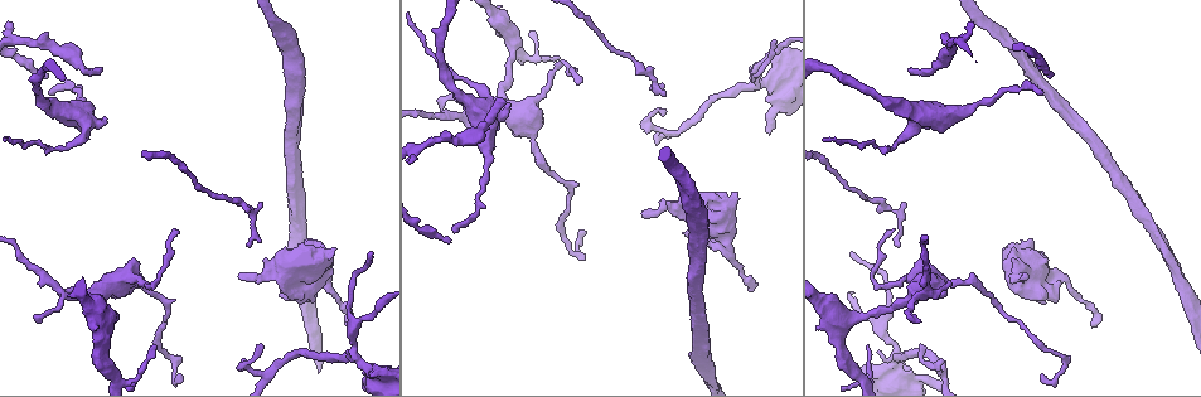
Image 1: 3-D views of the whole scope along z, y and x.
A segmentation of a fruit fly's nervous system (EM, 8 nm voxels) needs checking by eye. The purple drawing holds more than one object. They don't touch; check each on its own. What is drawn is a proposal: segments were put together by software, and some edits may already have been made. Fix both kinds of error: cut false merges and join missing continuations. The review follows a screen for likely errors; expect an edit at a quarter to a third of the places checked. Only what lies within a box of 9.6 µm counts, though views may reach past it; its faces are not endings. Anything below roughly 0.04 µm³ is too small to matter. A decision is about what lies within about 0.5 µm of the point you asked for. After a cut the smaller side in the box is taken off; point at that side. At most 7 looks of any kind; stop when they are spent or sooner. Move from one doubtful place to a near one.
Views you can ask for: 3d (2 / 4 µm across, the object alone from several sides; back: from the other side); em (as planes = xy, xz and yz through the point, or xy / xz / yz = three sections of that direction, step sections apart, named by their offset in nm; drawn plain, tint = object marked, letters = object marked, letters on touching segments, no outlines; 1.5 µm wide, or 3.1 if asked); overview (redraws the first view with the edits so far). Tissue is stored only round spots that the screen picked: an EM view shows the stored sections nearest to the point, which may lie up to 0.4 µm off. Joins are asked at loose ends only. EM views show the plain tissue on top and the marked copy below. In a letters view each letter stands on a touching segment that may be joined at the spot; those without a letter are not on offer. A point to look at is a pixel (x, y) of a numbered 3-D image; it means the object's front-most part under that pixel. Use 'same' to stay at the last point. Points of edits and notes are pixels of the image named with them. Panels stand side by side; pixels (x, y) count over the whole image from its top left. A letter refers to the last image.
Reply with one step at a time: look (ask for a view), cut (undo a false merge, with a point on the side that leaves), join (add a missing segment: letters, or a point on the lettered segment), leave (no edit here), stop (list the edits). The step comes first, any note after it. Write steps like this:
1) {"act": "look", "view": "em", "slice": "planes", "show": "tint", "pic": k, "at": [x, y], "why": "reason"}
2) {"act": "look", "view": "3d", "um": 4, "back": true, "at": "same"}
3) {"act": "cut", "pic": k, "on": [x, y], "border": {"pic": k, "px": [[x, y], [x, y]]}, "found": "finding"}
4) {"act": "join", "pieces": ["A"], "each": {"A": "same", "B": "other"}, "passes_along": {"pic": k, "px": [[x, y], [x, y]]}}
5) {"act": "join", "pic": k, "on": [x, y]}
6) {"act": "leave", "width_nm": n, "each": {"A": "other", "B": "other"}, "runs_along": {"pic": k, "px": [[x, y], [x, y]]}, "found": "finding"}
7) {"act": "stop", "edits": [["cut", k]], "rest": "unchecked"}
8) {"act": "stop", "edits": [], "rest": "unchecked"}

{"act": "look", "view": "em", "slice": "planes", "show": "letters", "pic": 1, "at": [103, 117], "why": "an open end"}

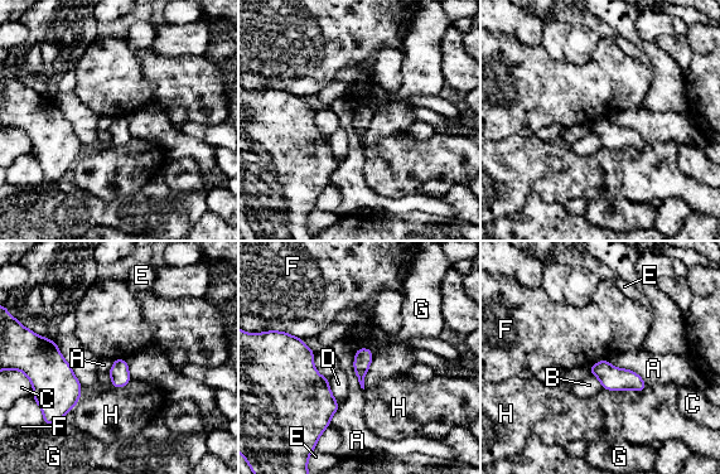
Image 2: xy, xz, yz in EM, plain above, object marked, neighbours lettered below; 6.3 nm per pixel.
{"act": "leave", "each": {"A": "other", "B": "other", "C": "other", "D": "other", "E": "other", "F": "other", "G": "other", "H": "other"}, "border": {"pic": 2, "px": [[278, 330], [284, 330], [301, 338]]}, "found": "no lettered segment goes on from it"}

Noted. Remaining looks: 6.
{"act": "look", "view": "3d", "um": 2, "pic": 1, "at": [311, 301], "why": "free end"}

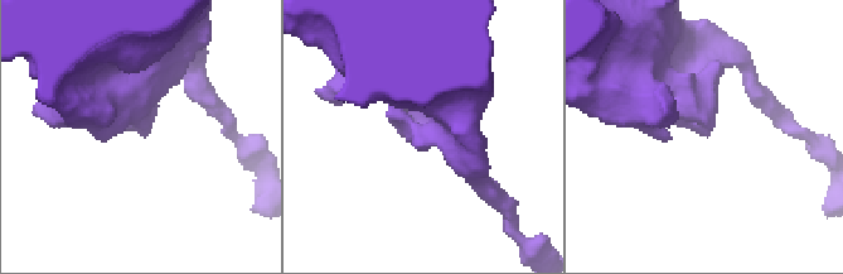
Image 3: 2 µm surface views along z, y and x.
{"act": "look", "view": "em", "slice": "xy", "step": 4, "show": "letters", "pic": 3, "at": [147, 135]}

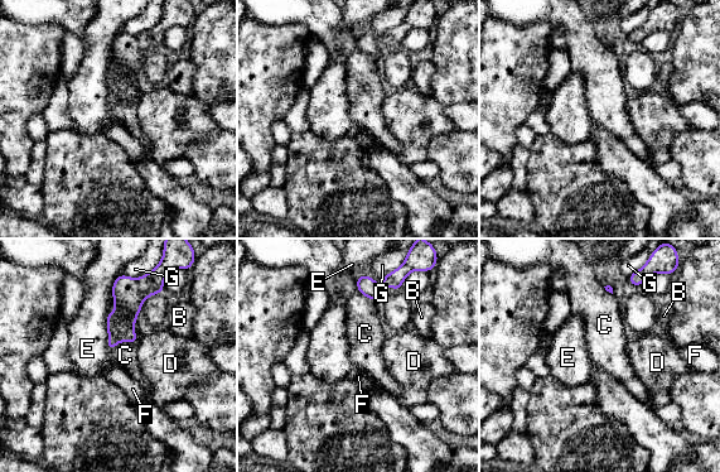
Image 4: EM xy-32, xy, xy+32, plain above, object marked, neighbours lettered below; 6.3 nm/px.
{"act": "look", "view": "em", "slice": "planes", "show": "letters", "at": "same"}

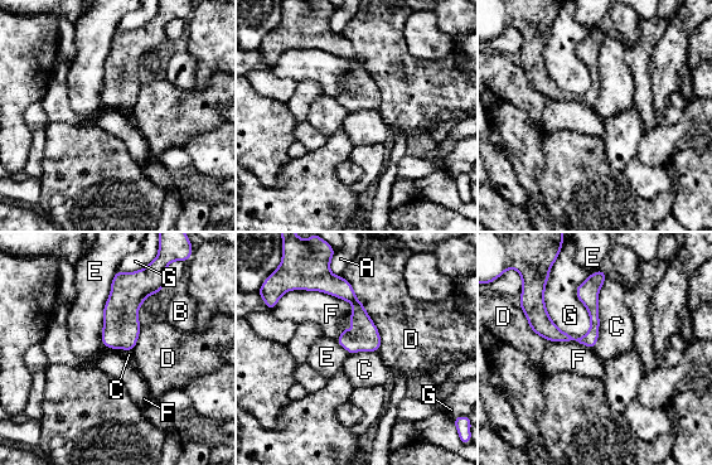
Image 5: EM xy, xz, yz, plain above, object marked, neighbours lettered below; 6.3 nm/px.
{"act": "leave", "each": {"A": "other", "B": "other", "C": "other", "D": "other", "E": "other", "F": "other", "G": "other"}, "border": {"pic": 5, "px": [[342, 275], [377, 329], [378, 350]]}, "found": "none of them fits"}

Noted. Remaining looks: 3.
{"act": "look", "view": "3d", "um": 2, "pic": 1, "at": [851, 253]}

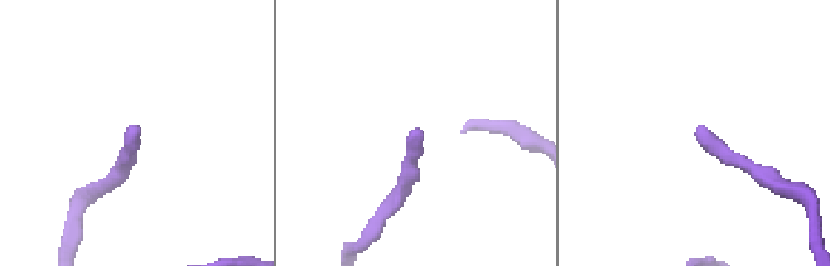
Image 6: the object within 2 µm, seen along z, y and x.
{"act": "look", "view": "em", "slice": "xz", "step": 8, "show": "letters", "pic": 6, "at": [419, 134]}

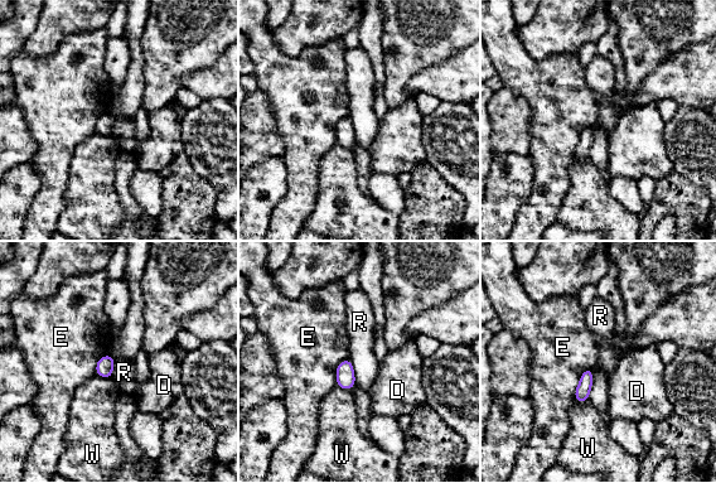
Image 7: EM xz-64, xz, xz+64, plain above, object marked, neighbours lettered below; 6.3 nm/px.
{"act": "leave", "longest_contact_nm": ["E", 240], "each": {"D": "other", "E": "other", "R": "other", "W": "other"}, "border": {"pic": 7, "px": [[349, 358], [356, 382]]}, "found": "none of them fits"}

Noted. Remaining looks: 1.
{"act": "stop", "edits": [], "rest": "unchecked"}

